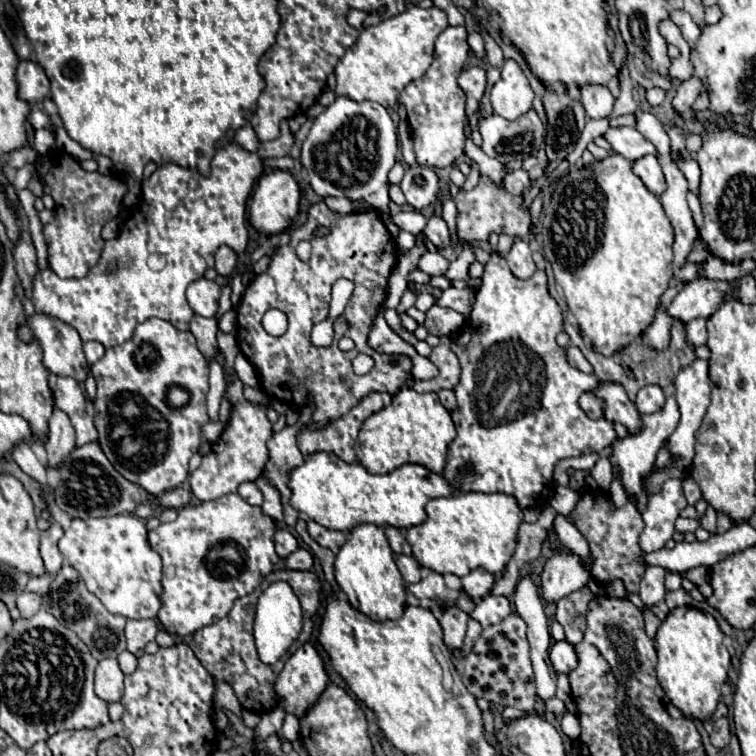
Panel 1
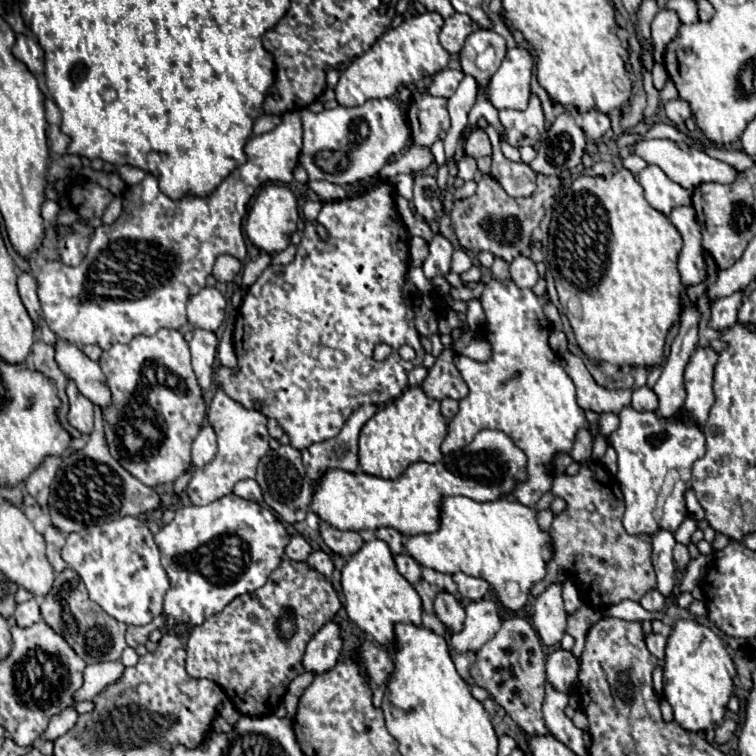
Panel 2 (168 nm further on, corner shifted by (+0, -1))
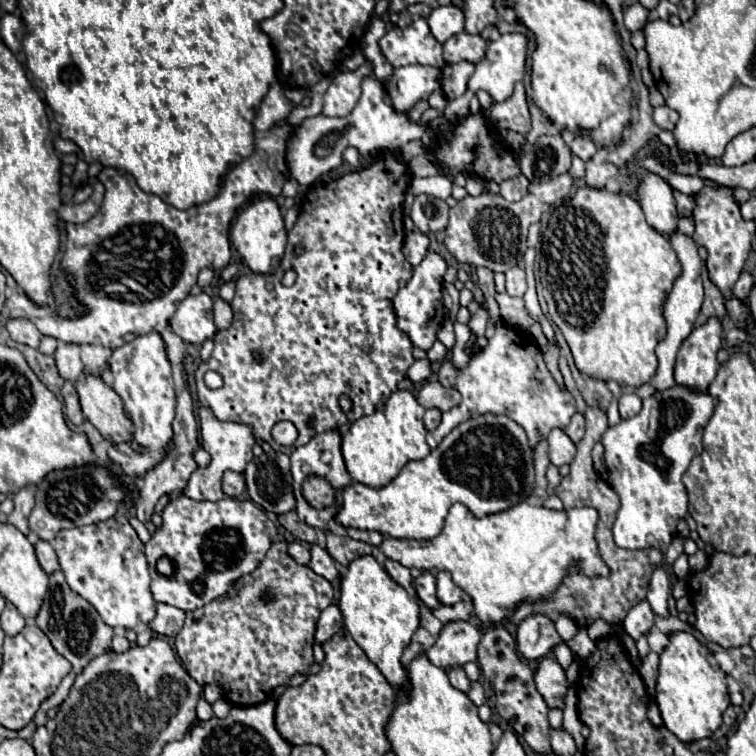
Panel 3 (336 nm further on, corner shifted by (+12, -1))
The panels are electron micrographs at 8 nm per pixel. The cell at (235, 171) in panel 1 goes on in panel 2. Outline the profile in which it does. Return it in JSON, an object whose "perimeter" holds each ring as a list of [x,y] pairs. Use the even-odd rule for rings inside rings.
{"perimeter":[[[298,112],[282,114],[282,122],[260,136],[248,140],[246,164],[232,170],[222,184],[206,198],[202,196],[182,196],[180,200],[172,200],[158,188],[158,178],[146,174],[146,178],[130,186],[124,192],[124,210],[120,218],[108,226],[102,224],[94,230],[90,240],[88,256],[76,268],[68,268],[60,260],[48,260],[40,266],[38,272],[38,296],[44,312],[44,320],[50,330],[68,342],[74,342],[78,348],[86,344],[96,344],[102,350],[108,350],[112,344],[126,344],[138,334],[154,334],[160,328],[180,330],[186,322],[186,302],[192,294],[200,292],[206,286],[206,276],[212,272],[214,260],[218,254],[232,254],[238,260],[246,260],[246,244],[242,236],[242,220],[248,212],[250,198],[256,190],[266,182],[282,182],[288,184],[294,176],[292,170],[298,164],[300,148],[302,148],[302,120]]]}

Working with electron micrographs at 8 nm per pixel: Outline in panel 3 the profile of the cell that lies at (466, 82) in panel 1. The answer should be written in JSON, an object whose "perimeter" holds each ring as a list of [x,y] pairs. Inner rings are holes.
{"perimeter":[[[400,66],[394,68],[392,80],[384,84],[392,106],[398,112],[408,112],[418,100],[428,100],[428,96],[440,88],[440,70],[432,66]]]}

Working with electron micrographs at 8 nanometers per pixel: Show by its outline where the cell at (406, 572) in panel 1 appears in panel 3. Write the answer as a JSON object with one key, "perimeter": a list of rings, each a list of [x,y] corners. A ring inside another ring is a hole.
{"perimeter":[[[386,560],[386,564],[384,564],[384,568],[386,568],[386,572],[402,586],[402,588],[406,588],[408,592],[412,592],[414,594],[414,586],[412,586],[412,576],[410,576],[410,570],[406,568],[406,566],[402,566],[400,562],[394,562],[394,560]]]}

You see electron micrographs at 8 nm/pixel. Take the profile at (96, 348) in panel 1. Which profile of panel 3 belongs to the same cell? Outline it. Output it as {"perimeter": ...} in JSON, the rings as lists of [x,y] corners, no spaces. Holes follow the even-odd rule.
{"perimeter":[[[60,344],[58,350],[56,350],[56,354],[54,354],[54,360],[56,360],[58,374],[64,380],[76,382],[76,378],[84,370],[84,364],[80,360],[80,348],[76,344]]]}

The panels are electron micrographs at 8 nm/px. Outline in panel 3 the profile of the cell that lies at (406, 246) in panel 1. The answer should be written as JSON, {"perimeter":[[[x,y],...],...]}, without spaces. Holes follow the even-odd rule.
{"perimeter":[[[414,230],[414,232],[408,232],[406,234],[406,240],[404,240],[404,256],[406,260],[412,264],[412,266],[418,266],[422,262],[422,258],[426,256],[428,252],[428,236]]]}

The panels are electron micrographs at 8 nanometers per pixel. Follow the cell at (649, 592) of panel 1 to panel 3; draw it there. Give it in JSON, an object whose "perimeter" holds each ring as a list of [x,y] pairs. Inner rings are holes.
{"perimeter":[[[642,600],[640,604],[636,604],[636,606],[628,612],[628,616],[626,616],[624,622],[622,622],[622,628],[624,628],[624,632],[626,632],[630,638],[638,640],[640,636],[644,636],[644,634],[650,632],[652,624],[654,624],[654,612],[652,612],[650,604],[648,604],[646,600]]]}

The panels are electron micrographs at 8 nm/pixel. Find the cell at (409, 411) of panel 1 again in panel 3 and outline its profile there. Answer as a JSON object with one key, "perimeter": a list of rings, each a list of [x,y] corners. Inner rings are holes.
{"perimeter":[[[398,390],[388,398],[384,410],[378,410],[372,416],[362,416],[350,424],[342,434],[342,456],[352,480],[370,488],[382,488],[398,476],[406,462],[426,458],[430,448],[426,444],[426,428],[422,418],[424,406],[418,404],[414,394]]]}

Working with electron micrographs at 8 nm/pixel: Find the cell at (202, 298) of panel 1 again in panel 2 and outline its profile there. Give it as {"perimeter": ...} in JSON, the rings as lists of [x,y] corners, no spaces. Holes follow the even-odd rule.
{"perimeter":[[[202,288],[188,300],[188,322],[216,332],[226,314],[226,300],[216,288]]]}

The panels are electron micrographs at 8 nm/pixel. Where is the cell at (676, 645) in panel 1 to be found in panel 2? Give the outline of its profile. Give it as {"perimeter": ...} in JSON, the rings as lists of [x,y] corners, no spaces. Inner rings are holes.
{"perimeter":[[[676,620],[666,642],[664,696],[674,710],[674,720],[690,732],[708,732],[722,724],[728,698],[734,690],[734,664],[720,636],[696,620]]]}

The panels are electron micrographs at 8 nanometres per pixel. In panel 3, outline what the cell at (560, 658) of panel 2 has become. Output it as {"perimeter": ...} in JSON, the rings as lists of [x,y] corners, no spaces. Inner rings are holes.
{"perimeter":[[[552,658],[540,660],[540,666],[534,674],[534,682],[536,682],[536,688],[542,694],[544,702],[550,708],[564,708],[568,680],[566,680],[562,666],[556,660],[552,660]]]}

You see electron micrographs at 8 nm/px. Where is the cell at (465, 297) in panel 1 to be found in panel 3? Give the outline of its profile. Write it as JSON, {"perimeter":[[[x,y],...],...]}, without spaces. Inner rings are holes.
{"perimeter":[[[480,308],[480,310],[470,318],[470,322],[468,322],[470,330],[472,330],[476,336],[484,336],[488,324],[490,324],[490,314],[486,312],[486,308]]]}

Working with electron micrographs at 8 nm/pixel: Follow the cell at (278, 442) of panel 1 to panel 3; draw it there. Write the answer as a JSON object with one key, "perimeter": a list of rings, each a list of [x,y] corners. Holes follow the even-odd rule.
{"perimeter":[[[264,452],[260,458],[254,458],[246,470],[244,470],[244,478],[246,478],[246,488],[248,494],[252,498],[252,502],[260,504],[264,510],[274,512],[274,514],[284,514],[294,510],[294,488],[292,488],[292,474],[290,474],[290,460],[286,454],[282,452]]]}

